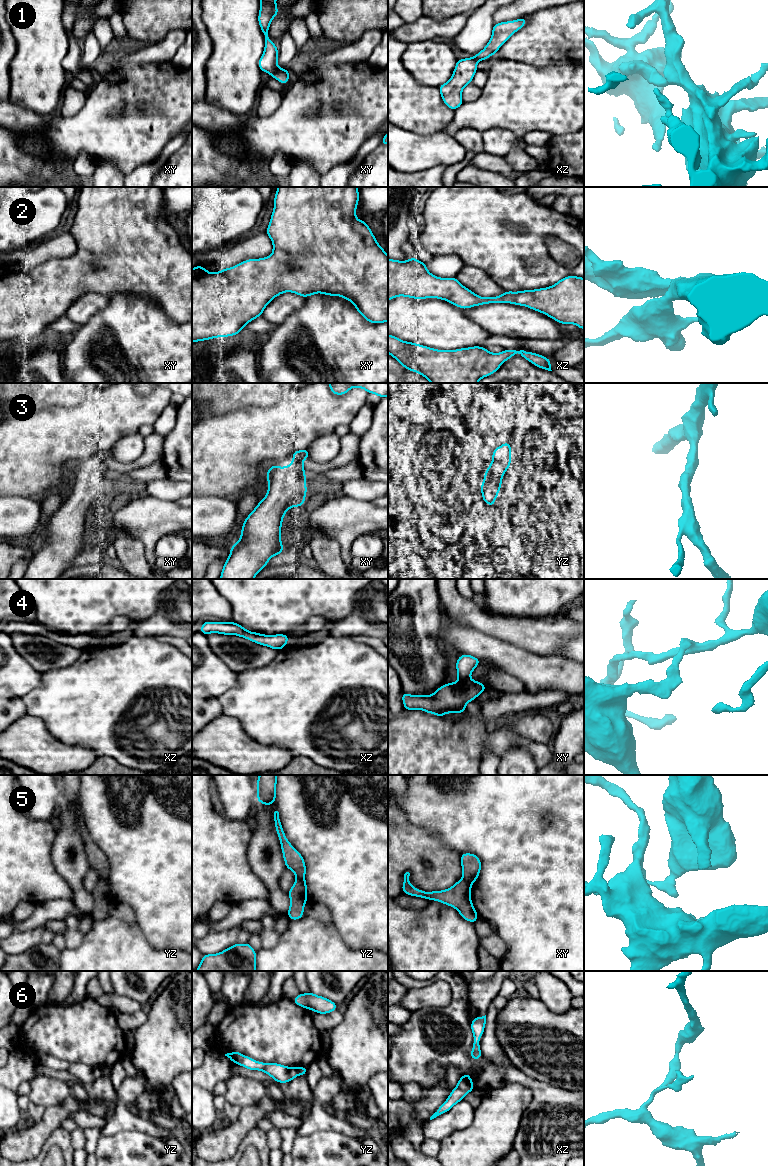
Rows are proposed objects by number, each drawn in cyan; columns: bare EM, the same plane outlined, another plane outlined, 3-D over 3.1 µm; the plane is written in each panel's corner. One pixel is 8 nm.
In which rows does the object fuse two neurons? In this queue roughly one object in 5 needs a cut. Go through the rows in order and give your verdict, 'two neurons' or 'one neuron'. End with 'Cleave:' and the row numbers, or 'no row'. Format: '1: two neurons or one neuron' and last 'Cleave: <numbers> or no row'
1: one neuron
2: one neuron
3: one neuron
4: one neuron
5: two neurons
6: one neuron
Cleave: 5

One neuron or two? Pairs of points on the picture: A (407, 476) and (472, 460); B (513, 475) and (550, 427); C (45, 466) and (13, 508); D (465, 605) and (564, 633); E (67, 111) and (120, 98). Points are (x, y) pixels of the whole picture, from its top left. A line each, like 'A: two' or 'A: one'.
A: one
B: one
C: two
D: one
E: two

